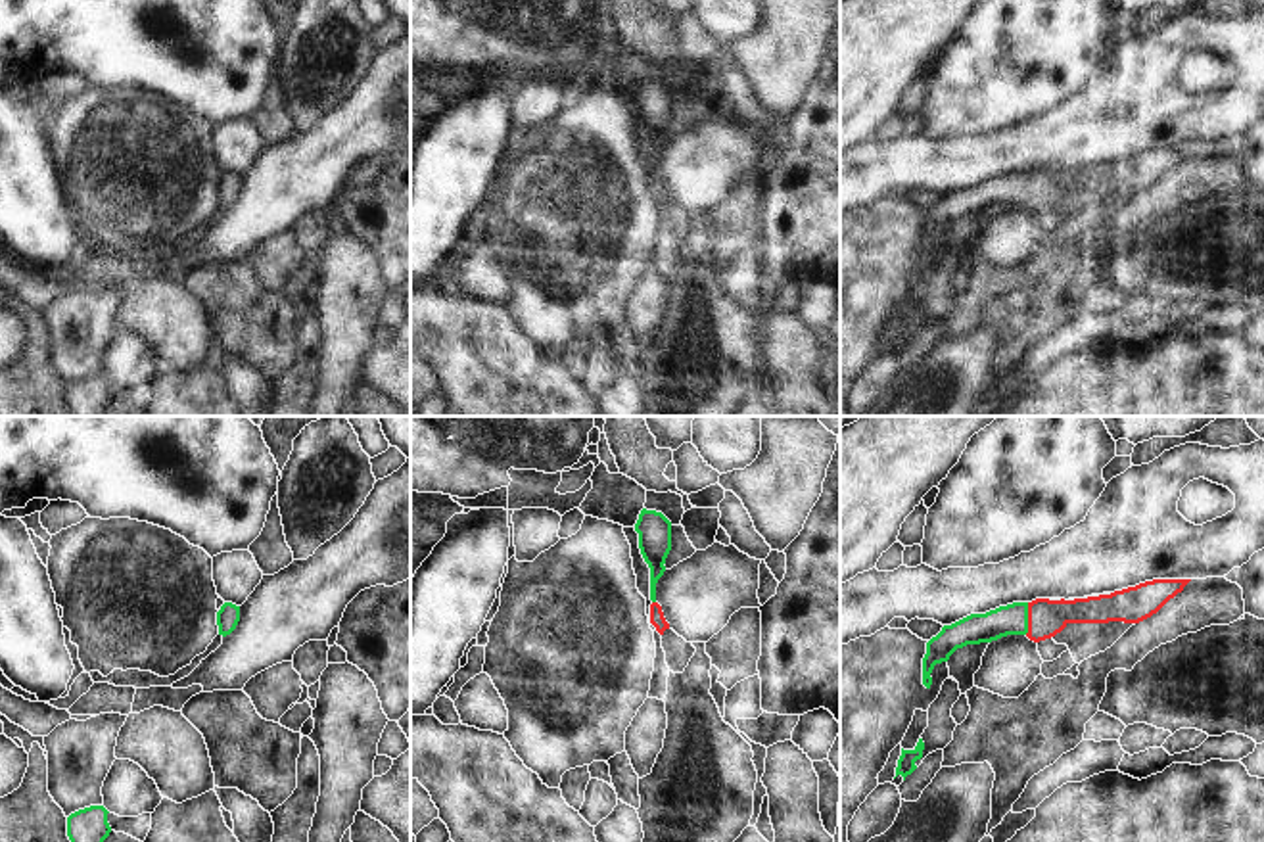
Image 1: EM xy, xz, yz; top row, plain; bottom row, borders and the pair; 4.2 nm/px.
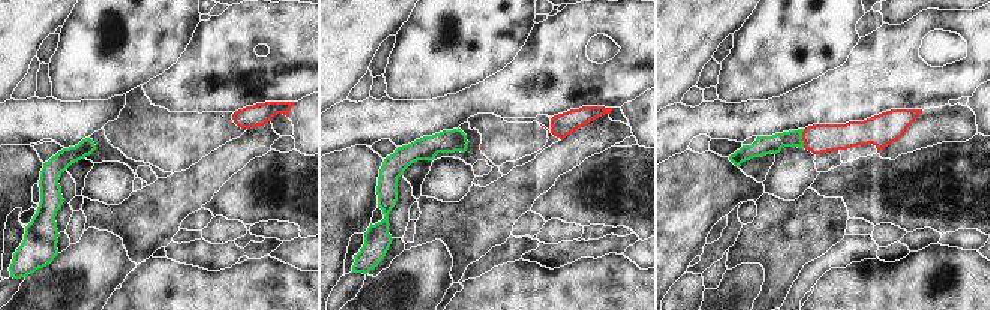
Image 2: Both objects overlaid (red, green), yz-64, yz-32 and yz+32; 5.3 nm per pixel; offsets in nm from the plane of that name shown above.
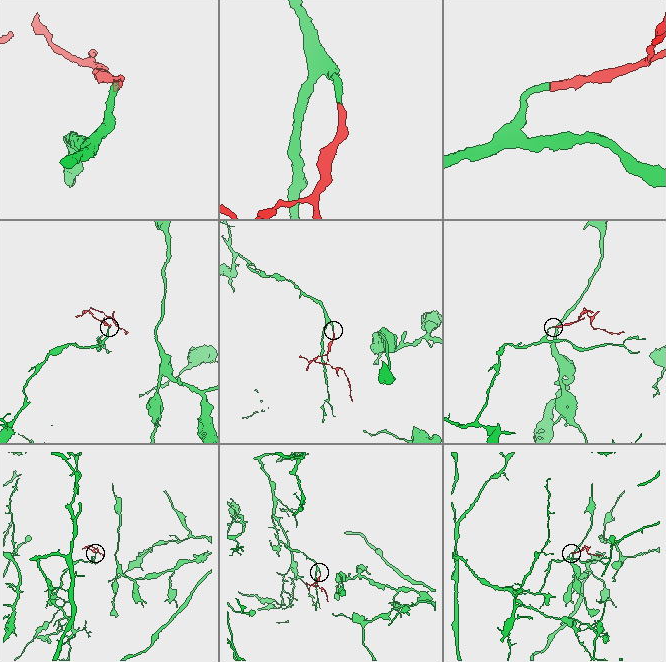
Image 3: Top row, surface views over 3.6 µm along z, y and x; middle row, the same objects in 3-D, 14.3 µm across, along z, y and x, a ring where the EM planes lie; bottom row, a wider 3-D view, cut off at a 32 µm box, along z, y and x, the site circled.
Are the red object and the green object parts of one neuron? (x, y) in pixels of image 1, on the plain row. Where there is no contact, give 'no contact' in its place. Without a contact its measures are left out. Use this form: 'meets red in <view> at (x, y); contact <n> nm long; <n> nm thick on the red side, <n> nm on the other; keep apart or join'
meets red in yz at (1029, 188); contact 140 nm long; 160 nm thick on the red side, 130 nm on the other; join

